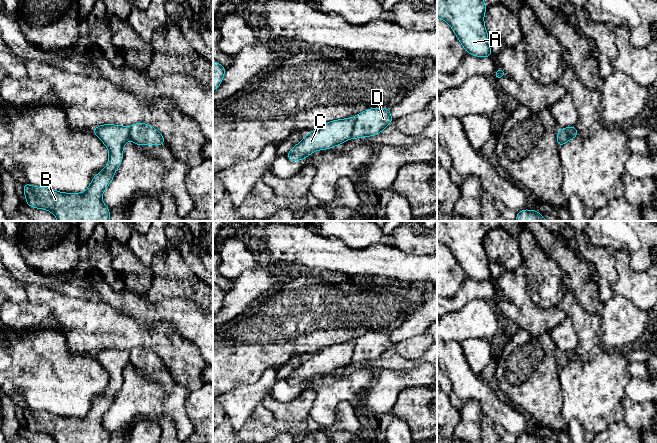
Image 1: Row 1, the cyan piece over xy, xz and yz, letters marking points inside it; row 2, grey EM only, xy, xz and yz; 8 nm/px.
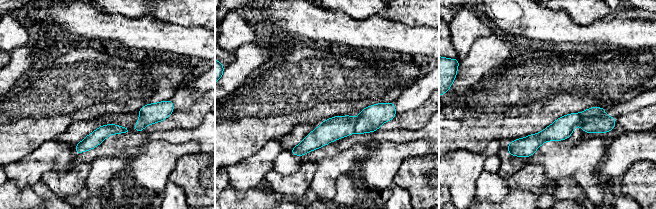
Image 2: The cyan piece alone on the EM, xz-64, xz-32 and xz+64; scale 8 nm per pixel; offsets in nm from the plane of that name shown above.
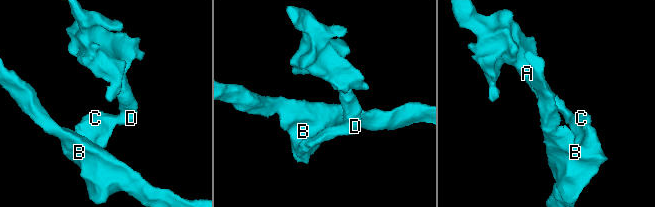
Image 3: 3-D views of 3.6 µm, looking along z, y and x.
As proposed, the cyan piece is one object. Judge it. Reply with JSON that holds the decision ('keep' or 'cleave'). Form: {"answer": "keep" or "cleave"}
{"answer": "cleave"}

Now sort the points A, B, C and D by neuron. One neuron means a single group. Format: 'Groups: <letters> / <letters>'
Groups: A D / B C

